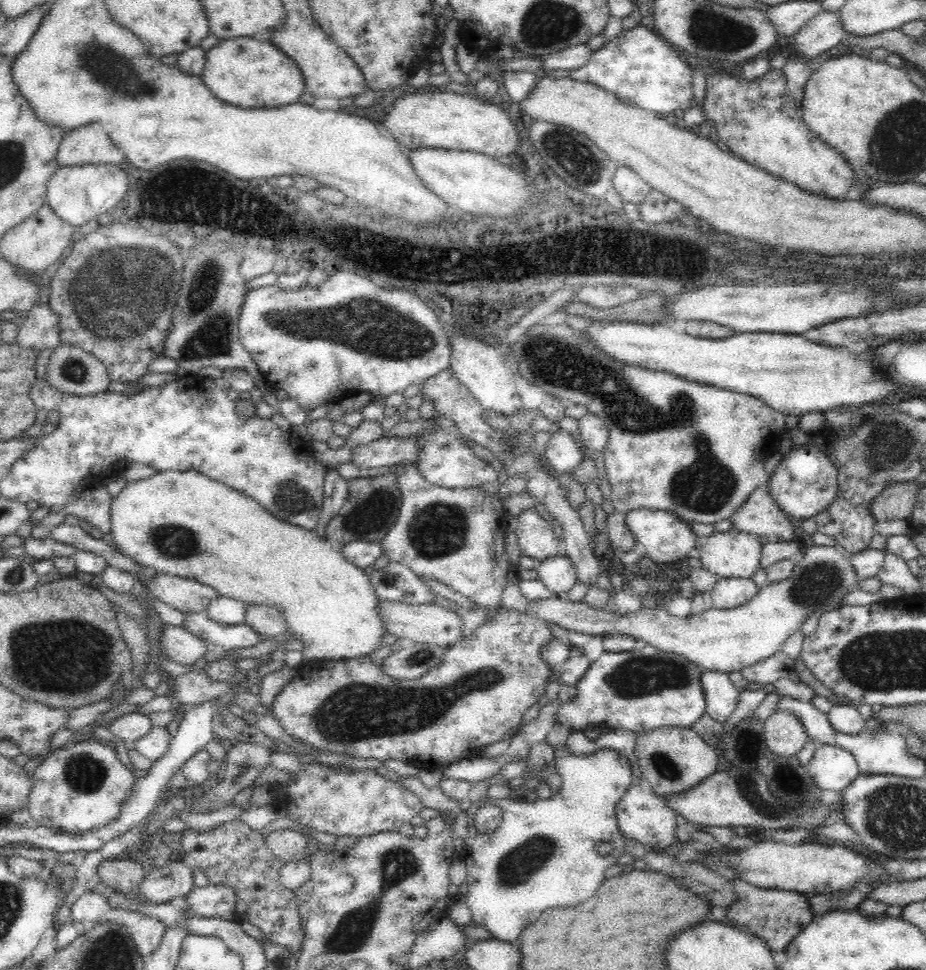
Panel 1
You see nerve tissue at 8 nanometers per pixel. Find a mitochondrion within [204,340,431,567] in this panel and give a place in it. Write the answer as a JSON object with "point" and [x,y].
{"point":[372,512]}

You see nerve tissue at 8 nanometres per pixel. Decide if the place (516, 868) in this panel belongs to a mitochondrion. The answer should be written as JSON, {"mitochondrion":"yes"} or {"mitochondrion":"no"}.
{"mitochondrion":"yes"}

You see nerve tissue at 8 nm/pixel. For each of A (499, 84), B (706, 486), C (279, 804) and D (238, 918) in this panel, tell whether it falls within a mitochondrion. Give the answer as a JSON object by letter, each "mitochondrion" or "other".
{"A":"other","B":"mitochondrion","C":"other","D":"other"}

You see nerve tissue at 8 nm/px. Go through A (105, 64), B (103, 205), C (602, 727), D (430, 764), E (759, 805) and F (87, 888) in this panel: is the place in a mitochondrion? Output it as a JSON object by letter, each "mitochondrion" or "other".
{"A":"mitochondrion","B":"other","C":"other","D":"other","E":"mitochondrion","F":"other"}

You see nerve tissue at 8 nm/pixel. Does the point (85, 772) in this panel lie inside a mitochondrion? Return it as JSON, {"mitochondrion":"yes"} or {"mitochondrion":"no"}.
{"mitochondrion":"yes"}

